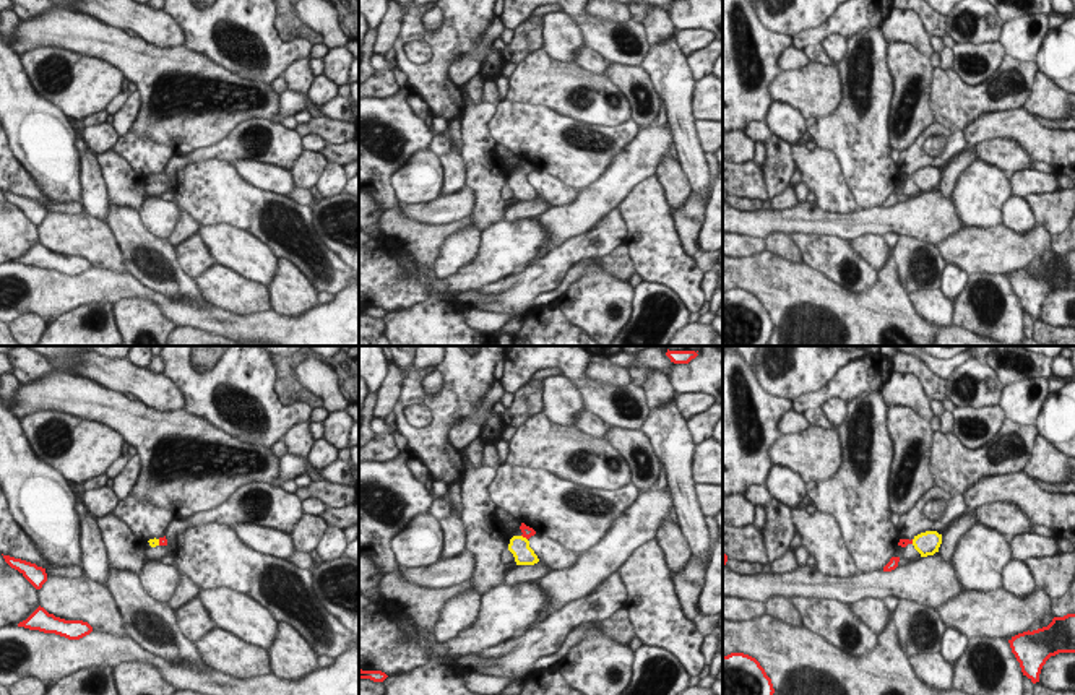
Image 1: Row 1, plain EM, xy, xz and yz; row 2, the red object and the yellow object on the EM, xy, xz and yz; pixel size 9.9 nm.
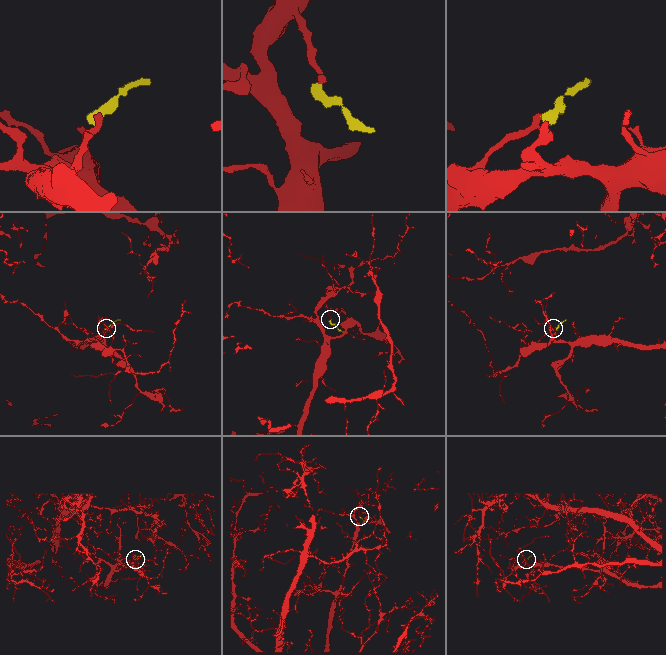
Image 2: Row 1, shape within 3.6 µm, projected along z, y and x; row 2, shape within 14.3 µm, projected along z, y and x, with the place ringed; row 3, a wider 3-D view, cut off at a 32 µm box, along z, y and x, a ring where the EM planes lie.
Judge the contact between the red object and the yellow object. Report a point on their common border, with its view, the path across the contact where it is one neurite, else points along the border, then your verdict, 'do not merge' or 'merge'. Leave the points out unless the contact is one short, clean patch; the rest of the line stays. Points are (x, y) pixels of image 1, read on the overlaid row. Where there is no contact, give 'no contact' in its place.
meets red in xy at (159, 543); runs through xy (163, 541), (159, 543), (153, 543); merge

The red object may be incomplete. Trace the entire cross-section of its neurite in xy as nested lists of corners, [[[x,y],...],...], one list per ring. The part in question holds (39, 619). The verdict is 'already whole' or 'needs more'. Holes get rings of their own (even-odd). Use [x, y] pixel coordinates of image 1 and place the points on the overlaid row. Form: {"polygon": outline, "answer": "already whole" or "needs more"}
{"polygon": [[[41,606],[26,620],[19,622],[18,627],[55,633],[68,640],[80,640],[93,632],[88,622],[55,617]]], "answer": "already whole"}

